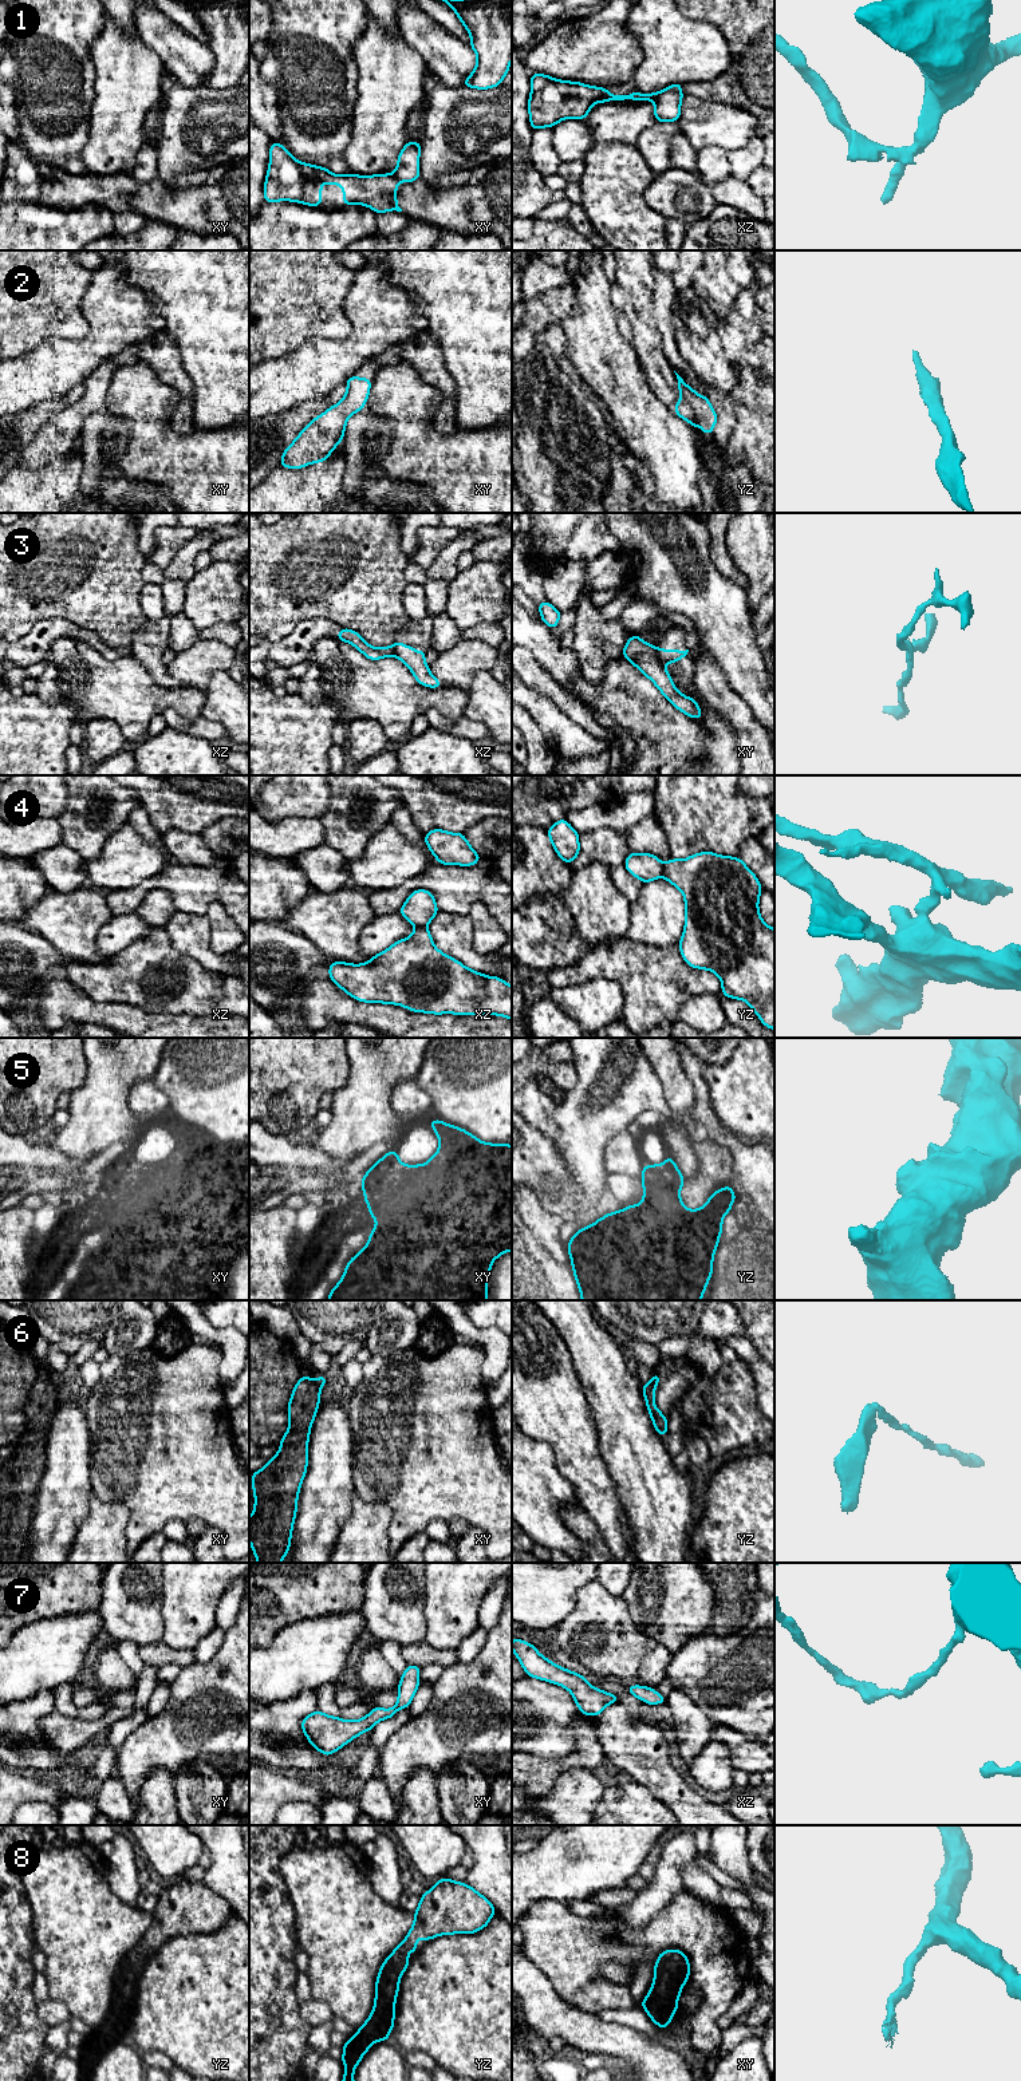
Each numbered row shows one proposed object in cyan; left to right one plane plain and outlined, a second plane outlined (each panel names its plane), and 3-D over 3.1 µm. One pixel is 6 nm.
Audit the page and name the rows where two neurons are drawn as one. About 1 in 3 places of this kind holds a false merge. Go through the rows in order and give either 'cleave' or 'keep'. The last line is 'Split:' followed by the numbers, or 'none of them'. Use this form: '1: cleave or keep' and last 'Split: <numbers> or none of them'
1: cleave
2: keep
3: cleave
4: cleave
5: cleave
6: cleave
7: keep
8: keep
Split: 1, 3, 4, 5, 6

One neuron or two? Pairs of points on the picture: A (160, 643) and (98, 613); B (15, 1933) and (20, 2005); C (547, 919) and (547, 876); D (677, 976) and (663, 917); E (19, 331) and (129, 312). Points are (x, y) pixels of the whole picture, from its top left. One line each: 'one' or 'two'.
A: two
B: one
C: two
D: two
E: two

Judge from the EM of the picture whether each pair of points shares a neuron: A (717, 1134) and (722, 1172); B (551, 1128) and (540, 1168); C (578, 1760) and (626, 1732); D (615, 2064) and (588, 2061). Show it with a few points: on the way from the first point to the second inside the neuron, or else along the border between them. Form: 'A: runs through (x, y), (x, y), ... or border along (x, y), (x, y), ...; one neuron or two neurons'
A: border along (700, 1136), (721, 1144), (729, 1152), (733, 1171); two neurons
B: border along (525, 1118), (552, 1138); two neurons
C: border along (595, 1725), (598, 1740), (608, 1762); two neurons
D: runs through (608, 2062), (595, 2061); one neuron

